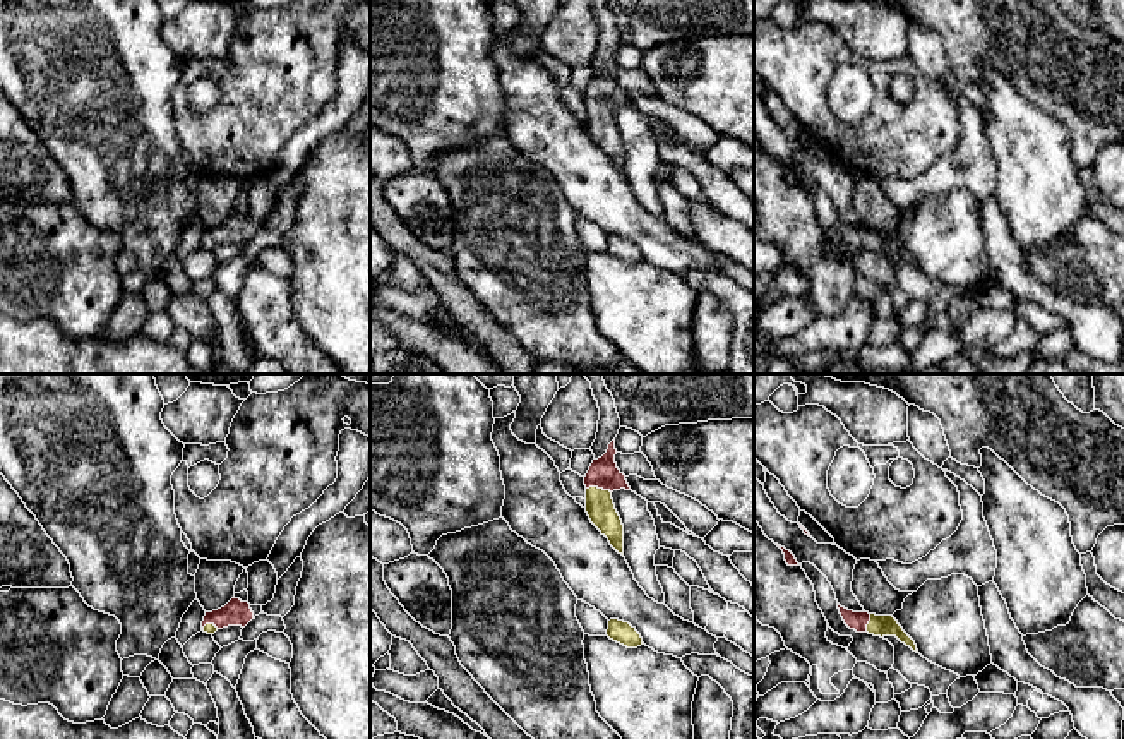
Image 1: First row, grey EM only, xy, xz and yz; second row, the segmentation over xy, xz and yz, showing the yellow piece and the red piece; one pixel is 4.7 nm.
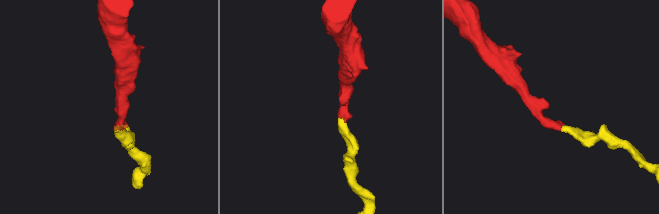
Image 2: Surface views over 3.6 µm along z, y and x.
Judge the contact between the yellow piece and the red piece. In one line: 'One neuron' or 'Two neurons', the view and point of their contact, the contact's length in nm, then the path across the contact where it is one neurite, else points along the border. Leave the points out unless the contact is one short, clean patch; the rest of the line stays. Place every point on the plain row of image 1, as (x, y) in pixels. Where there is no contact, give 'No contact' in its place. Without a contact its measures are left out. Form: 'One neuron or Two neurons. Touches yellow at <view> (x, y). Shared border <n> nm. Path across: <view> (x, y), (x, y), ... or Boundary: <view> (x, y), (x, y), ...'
One neuron. Touches yellow at xz (597, 103). Shared border 120 nm. Path across: xz (600, 124), (597, 103), (603, 90)

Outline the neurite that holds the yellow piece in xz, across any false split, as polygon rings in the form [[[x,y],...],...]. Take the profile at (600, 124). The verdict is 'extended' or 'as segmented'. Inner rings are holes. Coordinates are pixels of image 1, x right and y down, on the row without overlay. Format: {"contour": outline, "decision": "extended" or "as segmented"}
{"contour": [[[615,55],[608,60],[607,69],[593,75],[586,93],[586,129],[591,139],[605,151],[610,161],[624,171],[624,141],[615,125],[612,108],[631,106],[625,91],[615,79]]], "decision": "extended"}

